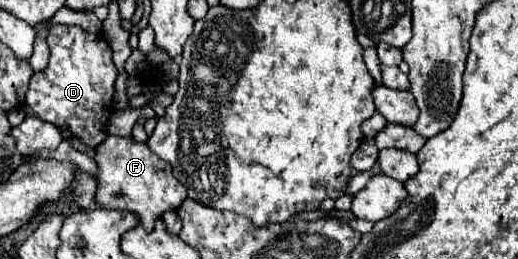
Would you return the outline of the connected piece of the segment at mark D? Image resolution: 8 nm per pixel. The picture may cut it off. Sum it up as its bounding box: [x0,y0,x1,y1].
[25,24,117,146]

